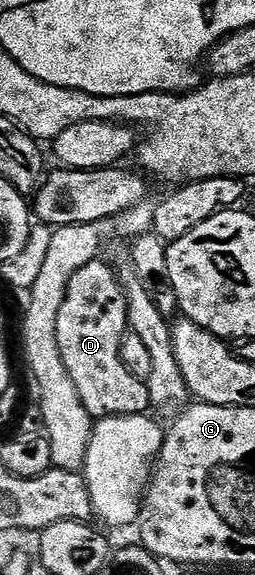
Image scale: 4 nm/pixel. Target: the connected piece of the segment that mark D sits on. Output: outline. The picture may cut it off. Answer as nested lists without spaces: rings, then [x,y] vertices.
[[[97,258],[91,260],[86,266],[82,266],[82,270],[78,270],[74,274],[74,278],[70,278],[70,286],[66,286],[66,298],[62,302],[62,310],[58,310],[58,326],[56,327],[56,337],[58,338],[58,346],[62,354],[62,362],[66,366],[66,370],[70,374],[70,378],[74,382],[74,386],[78,390],[78,398],[82,398],[82,406],[86,406],[86,410],[94,418],[103,418],[106,416],[138,416],[149,411],[150,401],[148,398],[147,383],[138,378],[134,378],[134,374],[130,374],[130,370],[126,370],[126,366],[120,357],[120,341],[129,335],[130,325],[128,323],[128,303],[124,297],[124,288],[120,284],[120,277],[115,267],[111,268],[108,264],[103,264],[103,259]]]

